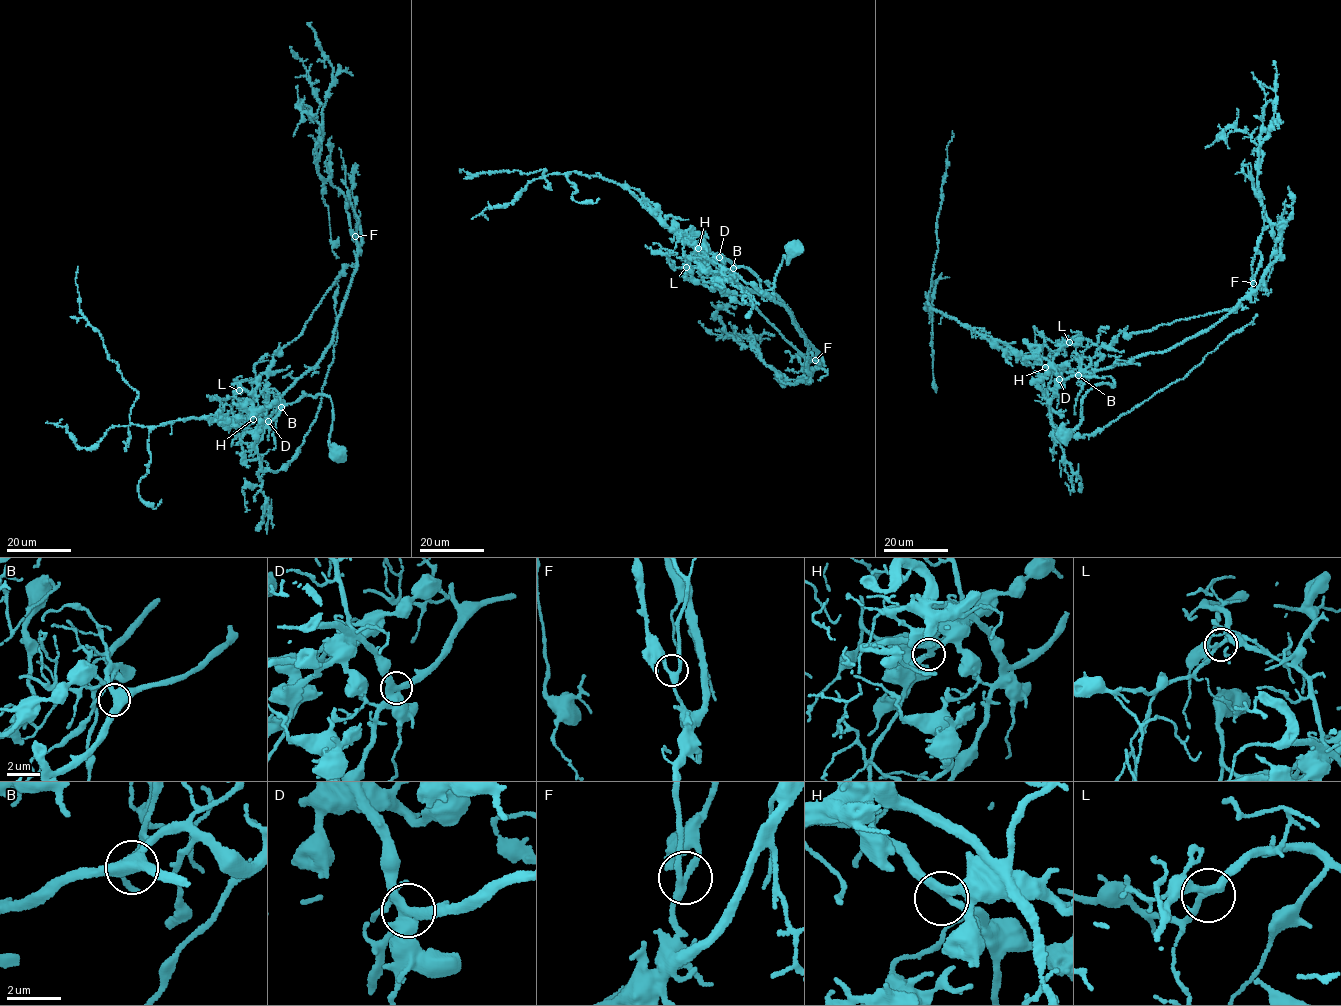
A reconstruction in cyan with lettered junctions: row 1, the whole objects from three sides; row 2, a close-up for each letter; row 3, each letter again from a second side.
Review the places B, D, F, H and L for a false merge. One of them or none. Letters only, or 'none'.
none

